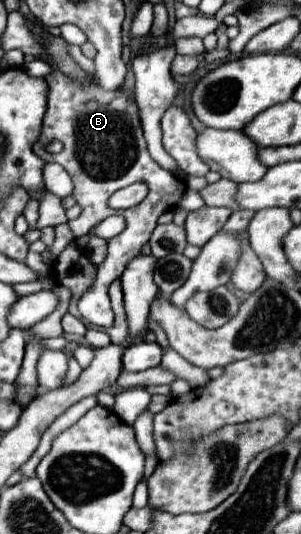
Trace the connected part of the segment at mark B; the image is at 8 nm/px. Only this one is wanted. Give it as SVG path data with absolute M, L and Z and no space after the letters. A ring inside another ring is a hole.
M53 68L53 74L47 76L47 84L49 84L49 106L43 118L43 134L39 142L33 146L33 152L45 162L61 164L73 178L75 184L73 196L77 204L83 208L83 212L79 218L69 222L71 230L87 234L95 224L103 222L107 216L113 214L123 216L127 222L121 234L107 240L107 256L97 266L95 286L79 300L79 312L85 320L89 320L95 326L111 326L113 310L107 296L109 284L121 278L131 258L141 254L143 244L149 242L149 236L157 226L157 218L179 204L187 186L181 184L177 176L163 170L149 156L147 142L143 138L141 122L137 116L137 106L127 100L125 88L115 92L101 90L97 78L91 78L91 82L77 86L67 76L59 74L57 68ZM51 140L63 142L63 150L59 154L47 154L47 142ZM135 182L145 182L149 186L149 194L141 202L141 208L129 208L125 212L111 210L107 206L109 196L115 190Z

